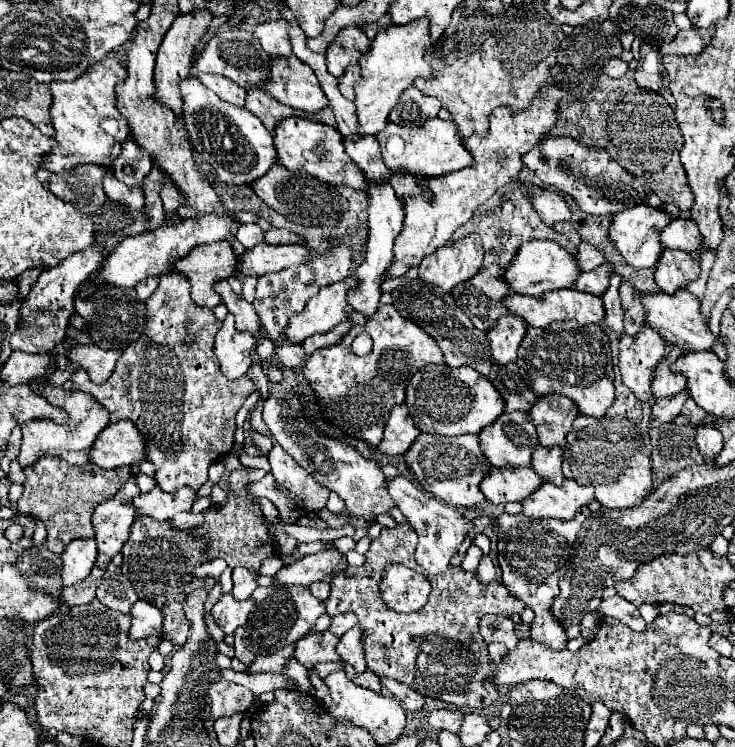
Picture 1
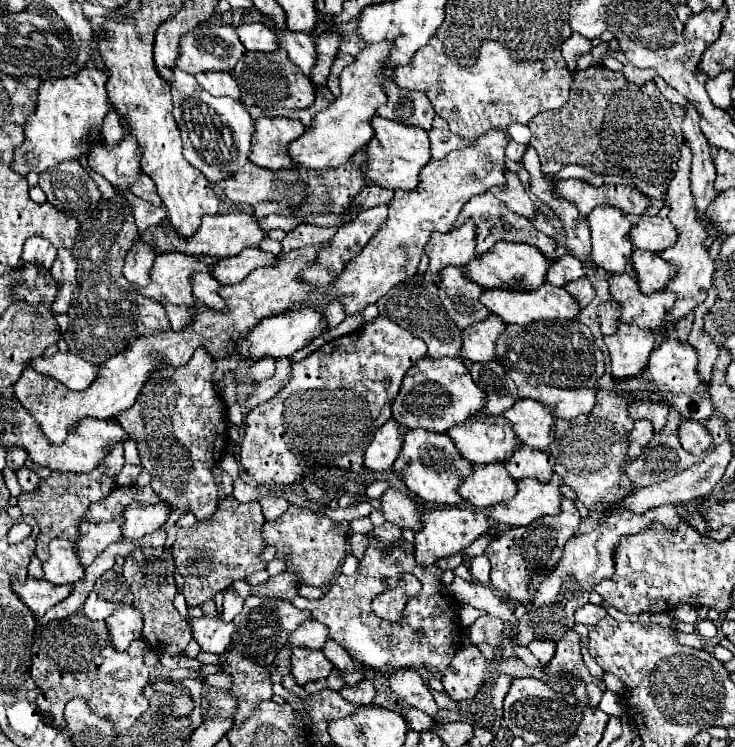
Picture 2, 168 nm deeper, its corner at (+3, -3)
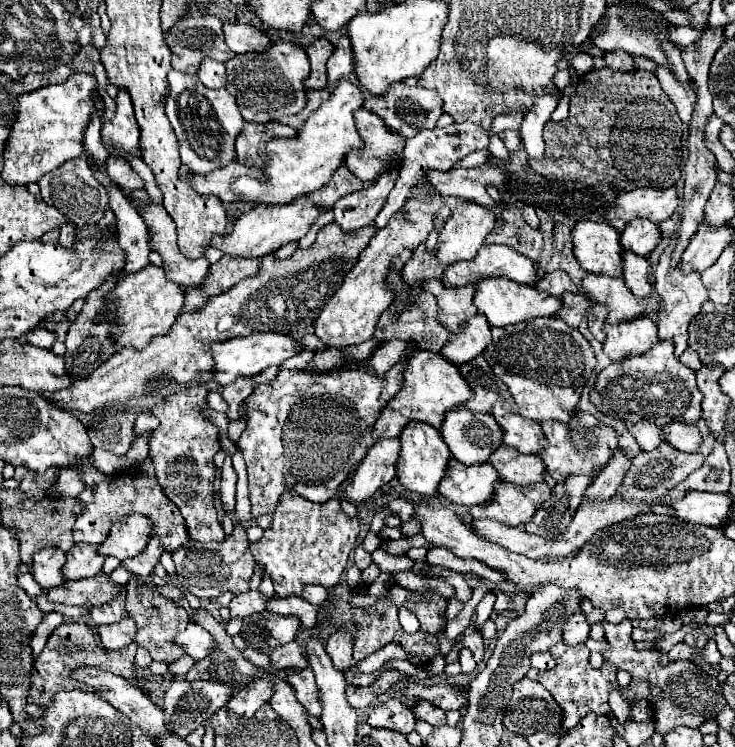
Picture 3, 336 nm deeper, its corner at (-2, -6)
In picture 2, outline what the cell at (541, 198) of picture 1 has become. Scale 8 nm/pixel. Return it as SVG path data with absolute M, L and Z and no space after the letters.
M505 170L505 178L507 178L505 186L497 186L497 188L493 188L489 192L493 192L493 196L497 196L501 202L505 202L505 206L509 210L513 210L515 214L521 214L525 218L533 218L537 206L533 204L531 196L523 188L519 176L515 172L511 172L511 170Z

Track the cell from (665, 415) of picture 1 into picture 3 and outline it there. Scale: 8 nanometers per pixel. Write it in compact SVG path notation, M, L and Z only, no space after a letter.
M616 451L614 457L608 461L608 465L600 471L596 481L586 489L584 503L586 501L608 501L616 495L616 489L620 487L626 471L630 469L632 459L624 451Z

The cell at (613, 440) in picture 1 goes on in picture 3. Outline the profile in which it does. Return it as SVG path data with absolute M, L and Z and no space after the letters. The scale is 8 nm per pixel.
M582 411L578 413L578 417L574 417L574 421L544 421L540 425L548 437L548 447L538 455L542 455L548 475L552 475L558 483L566 481L570 475L586 475L594 479L596 471L602 469L618 449L618 433L610 425L604 425L596 417Z

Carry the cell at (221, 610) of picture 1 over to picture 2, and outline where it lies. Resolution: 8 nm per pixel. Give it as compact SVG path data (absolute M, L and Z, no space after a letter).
M219 614L215 616L201 616L201 618L189 618L189 626L193 632L193 640L201 646L205 652L221 654L221 650L227 650L225 646L231 644L233 624L225 624Z

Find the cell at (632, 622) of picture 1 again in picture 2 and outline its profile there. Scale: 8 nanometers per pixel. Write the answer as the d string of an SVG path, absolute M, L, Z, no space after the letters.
M585 604L577 610L575 614L575 624L583 624L583 626L593 626L597 624L601 618L605 618L607 612L603 610L603 606L595 606L595 604Z

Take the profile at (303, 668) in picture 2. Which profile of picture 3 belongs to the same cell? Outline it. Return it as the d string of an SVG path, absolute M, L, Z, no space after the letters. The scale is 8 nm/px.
M310 667L302 669L302 671L288 671L288 683L294 687L296 691L296 699L308 709L308 713L312 717L320 717L322 711L322 703L318 697L318 685L314 681L314 673Z

